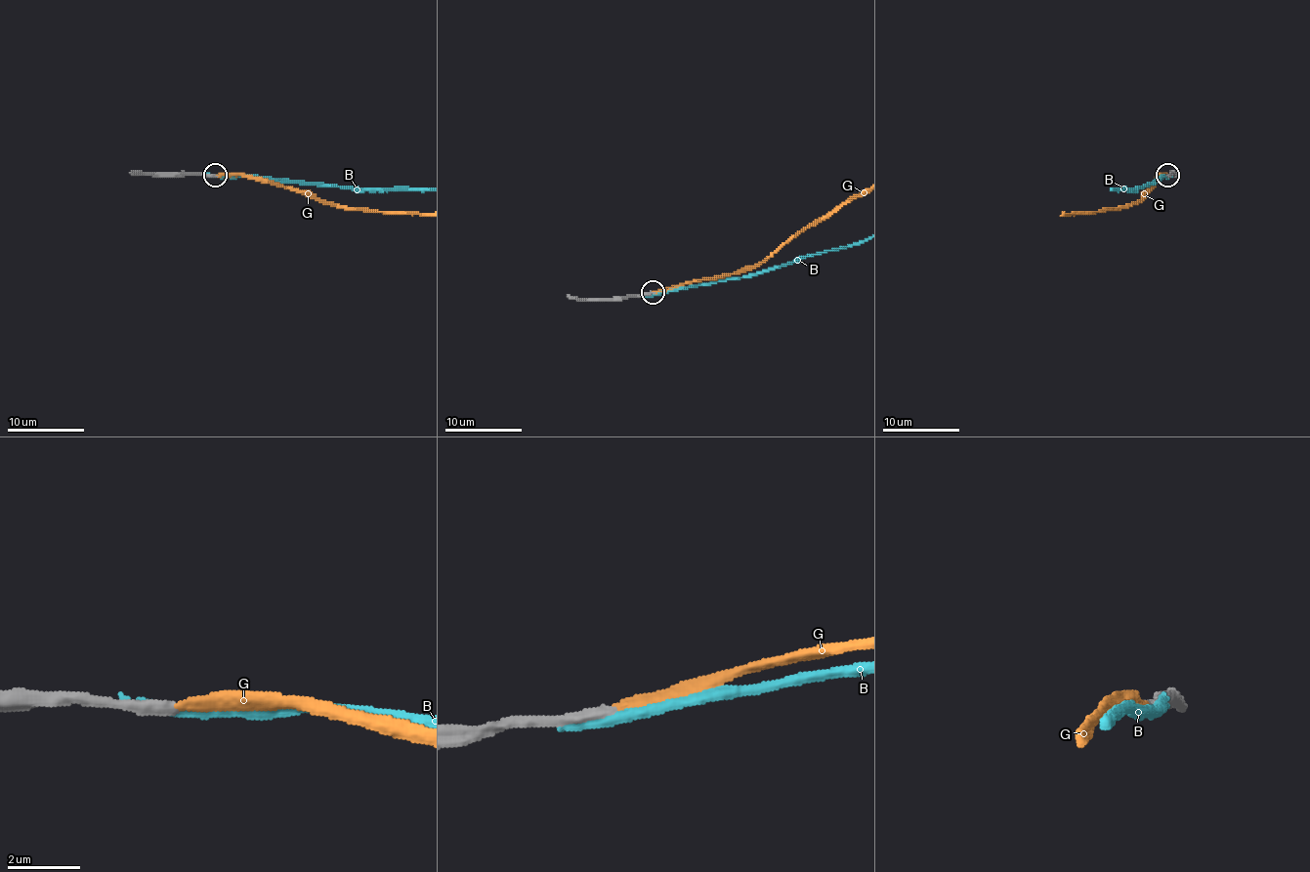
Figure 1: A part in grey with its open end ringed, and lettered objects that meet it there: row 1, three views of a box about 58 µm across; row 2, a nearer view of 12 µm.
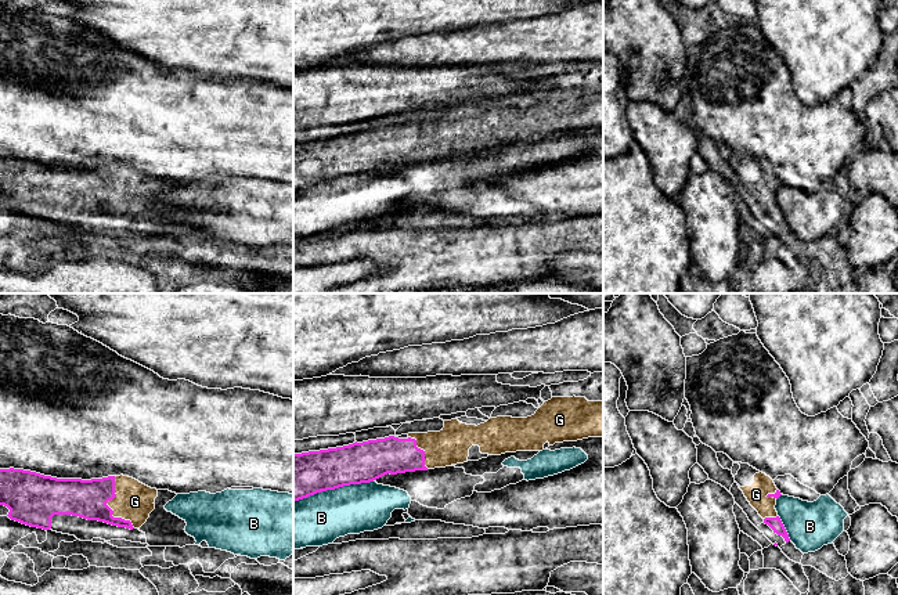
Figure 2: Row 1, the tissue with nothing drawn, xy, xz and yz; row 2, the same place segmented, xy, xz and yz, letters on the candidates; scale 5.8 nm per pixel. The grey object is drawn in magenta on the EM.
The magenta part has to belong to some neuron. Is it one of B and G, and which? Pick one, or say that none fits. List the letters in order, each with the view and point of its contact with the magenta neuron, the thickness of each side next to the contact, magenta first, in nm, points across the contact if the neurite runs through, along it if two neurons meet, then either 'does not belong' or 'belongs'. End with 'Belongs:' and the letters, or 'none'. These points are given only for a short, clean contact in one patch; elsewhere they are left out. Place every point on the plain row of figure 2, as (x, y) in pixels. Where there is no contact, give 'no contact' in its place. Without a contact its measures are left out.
B: contact xz (332, 179); calibres 280 and 300 nm; does not belong
G: contact xy (108, 197); calibres 220 and 220 nm; way xy (86, 188), (101, 190), (108, 197), (114, 191), (134, 191); belongs
Belongs: G

